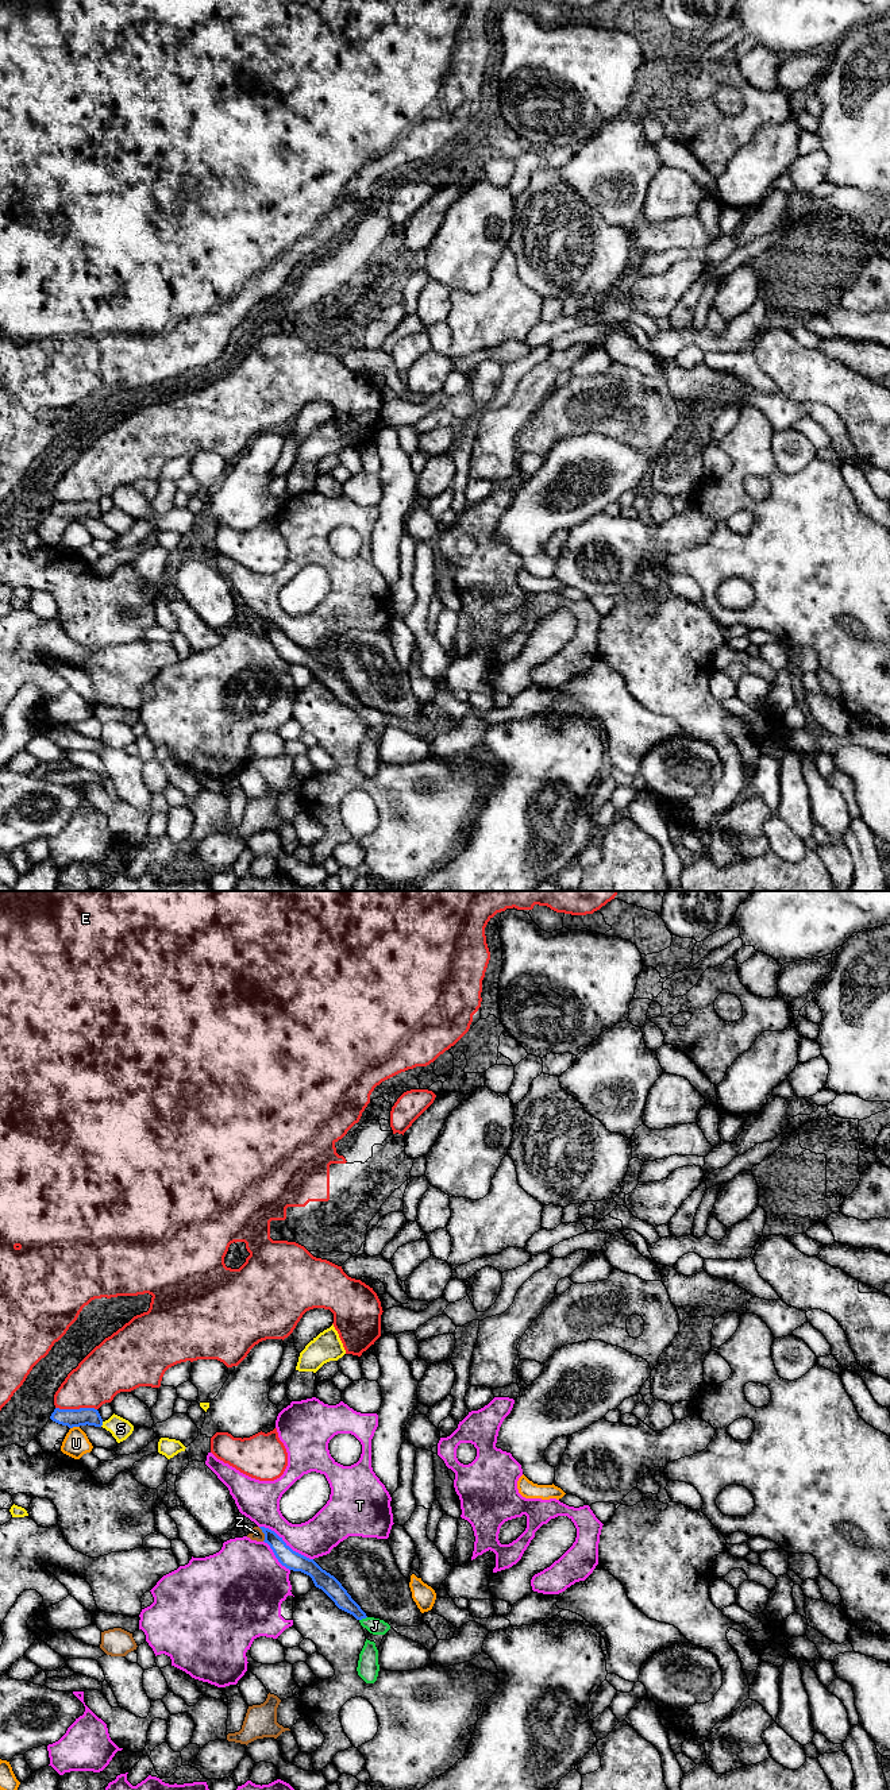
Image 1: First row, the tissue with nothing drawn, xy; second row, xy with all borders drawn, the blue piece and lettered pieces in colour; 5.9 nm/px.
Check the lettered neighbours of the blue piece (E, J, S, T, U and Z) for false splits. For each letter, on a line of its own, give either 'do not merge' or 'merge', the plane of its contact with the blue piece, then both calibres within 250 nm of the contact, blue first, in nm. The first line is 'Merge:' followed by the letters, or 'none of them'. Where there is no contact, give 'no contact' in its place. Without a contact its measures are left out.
Merge: J
E: do not merge; meets blue in xy; 110 nm thick on the blue side, 300 nm on the other
J: merge; meets blue in xy; 110 nm thick on the blue side, 100 nm on the other
S: do not merge; meets blue in xy; 110 nm thick on the blue side, 130 nm on the other
T: do not merge; meets blue in xy; 110 nm thick on the blue side, 220 nm on the other
U: do not merge; meets blue in xy; 110 nm thick on the blue side, 160 nm on the other
Z: do not merge; meets blue in xy; 110 nm thick on the blue side, 70 nm on the other

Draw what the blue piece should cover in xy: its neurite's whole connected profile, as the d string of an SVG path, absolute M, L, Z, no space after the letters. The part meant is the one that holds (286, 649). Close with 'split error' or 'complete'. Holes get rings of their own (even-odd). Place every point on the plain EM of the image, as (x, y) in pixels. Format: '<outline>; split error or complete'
M265 620L259 621L265 626L263 634L270 639L282 659L309 668L316 680L321 682L339 702L352 707L370 726L385 728L390 722L390 718L384 713L367 710L342 676L313 652L293 644L274 624Z; split error

